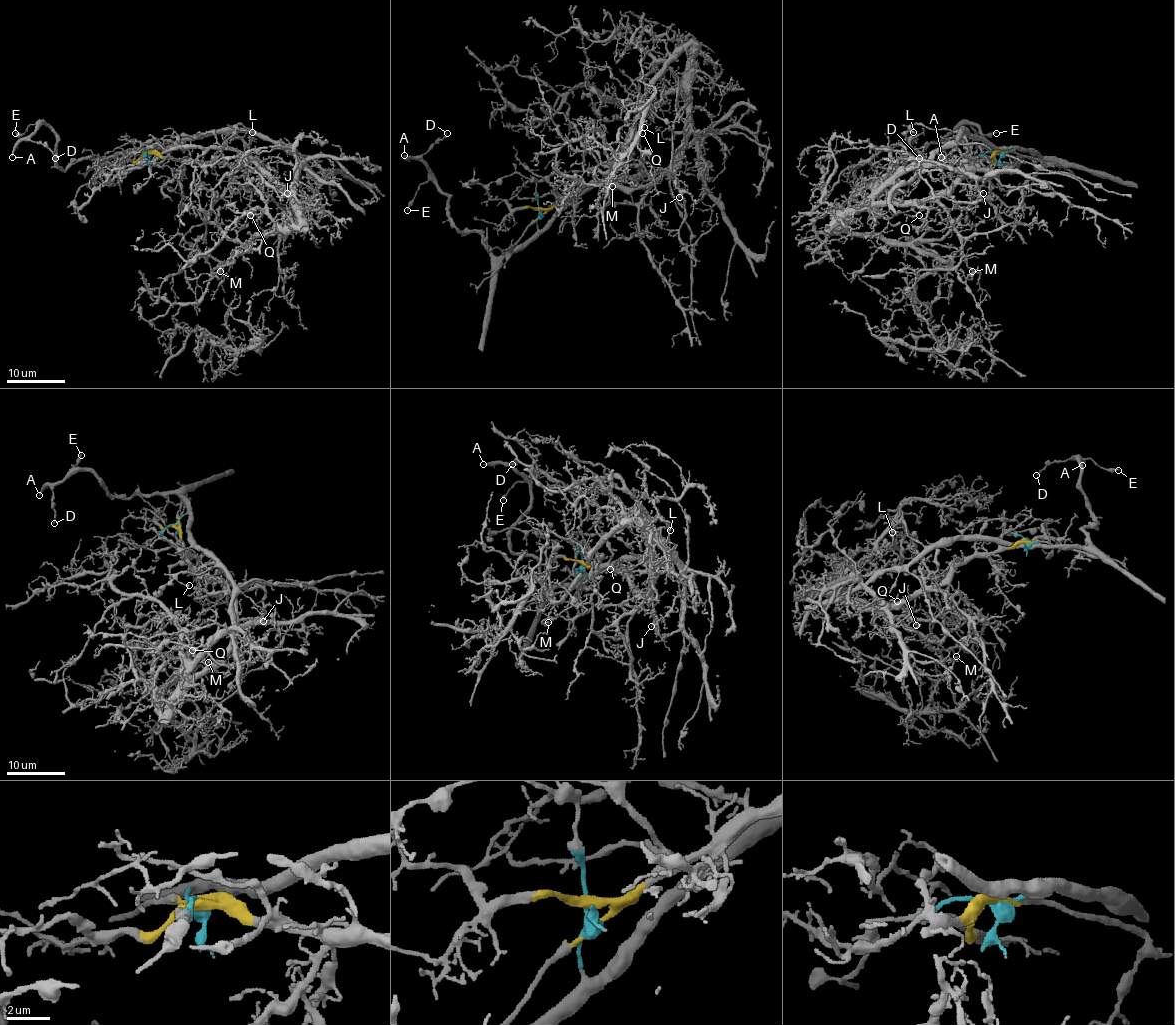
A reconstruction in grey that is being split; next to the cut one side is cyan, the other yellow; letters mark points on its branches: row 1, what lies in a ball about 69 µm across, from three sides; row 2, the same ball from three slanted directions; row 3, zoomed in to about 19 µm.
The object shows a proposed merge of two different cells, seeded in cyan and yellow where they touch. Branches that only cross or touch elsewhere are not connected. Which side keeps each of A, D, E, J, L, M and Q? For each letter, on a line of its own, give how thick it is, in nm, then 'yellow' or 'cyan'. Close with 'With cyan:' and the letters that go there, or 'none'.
A: 180 nm thick; cyan
D: 90 nm thick; cyan
E: 200 nm thick; cyan
J: 130 nm thick; yellow
L: 240 nm thick; cyan
M: 170 nm thick; yellow
Q: 130 nm thick; yellow
With cyan: A, D, E, L

